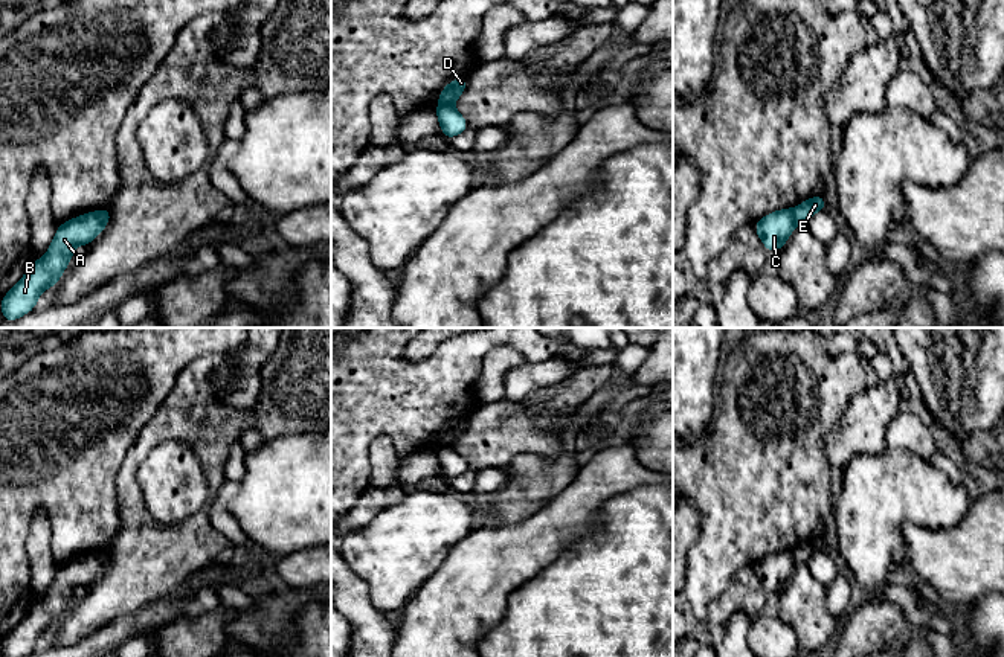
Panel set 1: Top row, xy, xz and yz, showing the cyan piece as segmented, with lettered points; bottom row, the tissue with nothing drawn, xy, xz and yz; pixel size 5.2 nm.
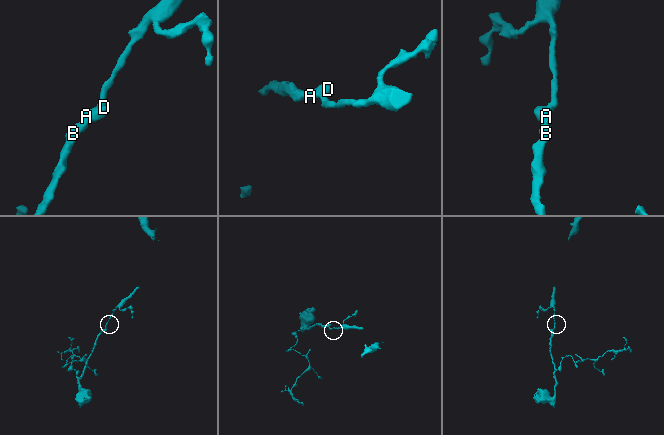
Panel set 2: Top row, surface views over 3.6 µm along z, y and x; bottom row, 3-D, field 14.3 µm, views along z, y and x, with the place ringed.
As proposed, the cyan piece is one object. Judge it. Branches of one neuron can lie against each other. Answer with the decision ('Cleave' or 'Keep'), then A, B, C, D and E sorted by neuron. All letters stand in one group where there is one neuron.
Cleave. Groups: A B C D / E

